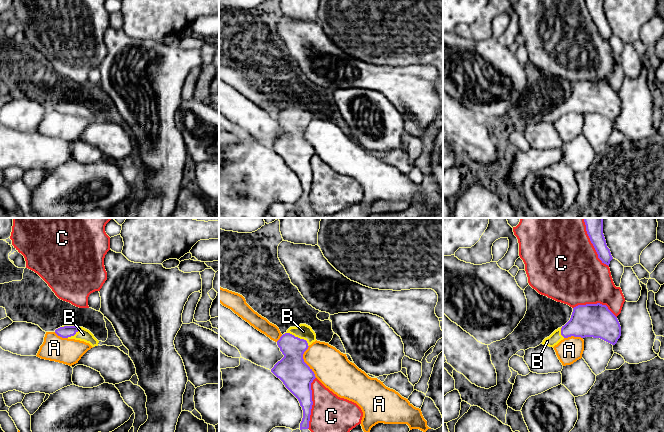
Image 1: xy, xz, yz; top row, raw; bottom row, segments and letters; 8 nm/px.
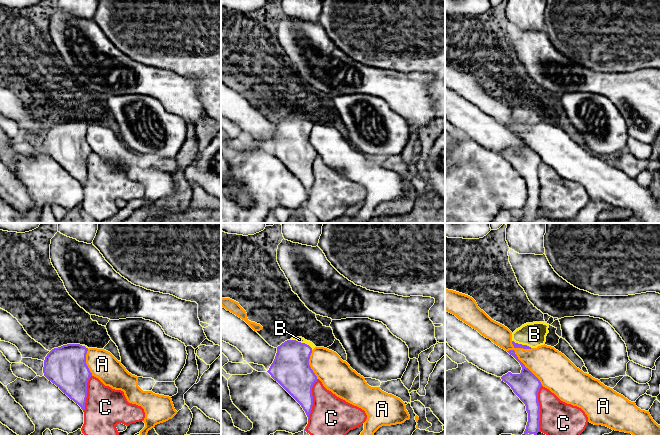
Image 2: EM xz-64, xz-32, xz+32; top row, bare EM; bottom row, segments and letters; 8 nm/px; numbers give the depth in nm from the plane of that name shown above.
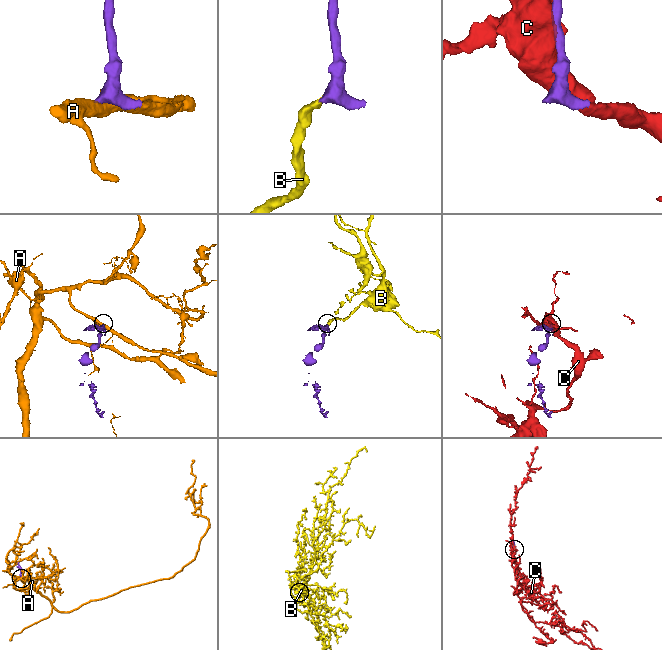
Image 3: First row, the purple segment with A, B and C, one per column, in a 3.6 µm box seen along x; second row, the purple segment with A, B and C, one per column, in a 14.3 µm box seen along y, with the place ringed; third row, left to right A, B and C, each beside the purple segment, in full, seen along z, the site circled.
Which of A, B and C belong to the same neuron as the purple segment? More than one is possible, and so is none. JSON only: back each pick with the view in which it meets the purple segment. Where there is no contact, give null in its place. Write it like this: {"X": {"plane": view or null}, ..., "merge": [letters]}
{"B": {"plane": "xz"}, "merge": ["B"]}

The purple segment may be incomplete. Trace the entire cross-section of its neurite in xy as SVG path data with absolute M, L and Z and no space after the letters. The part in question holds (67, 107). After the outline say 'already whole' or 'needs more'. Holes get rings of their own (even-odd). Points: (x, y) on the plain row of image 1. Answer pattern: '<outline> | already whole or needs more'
M62 102L55 106L55 109L68 115L75 115L89 119L92 123L98 122L99 117L87 105L77 102Z | needs more

